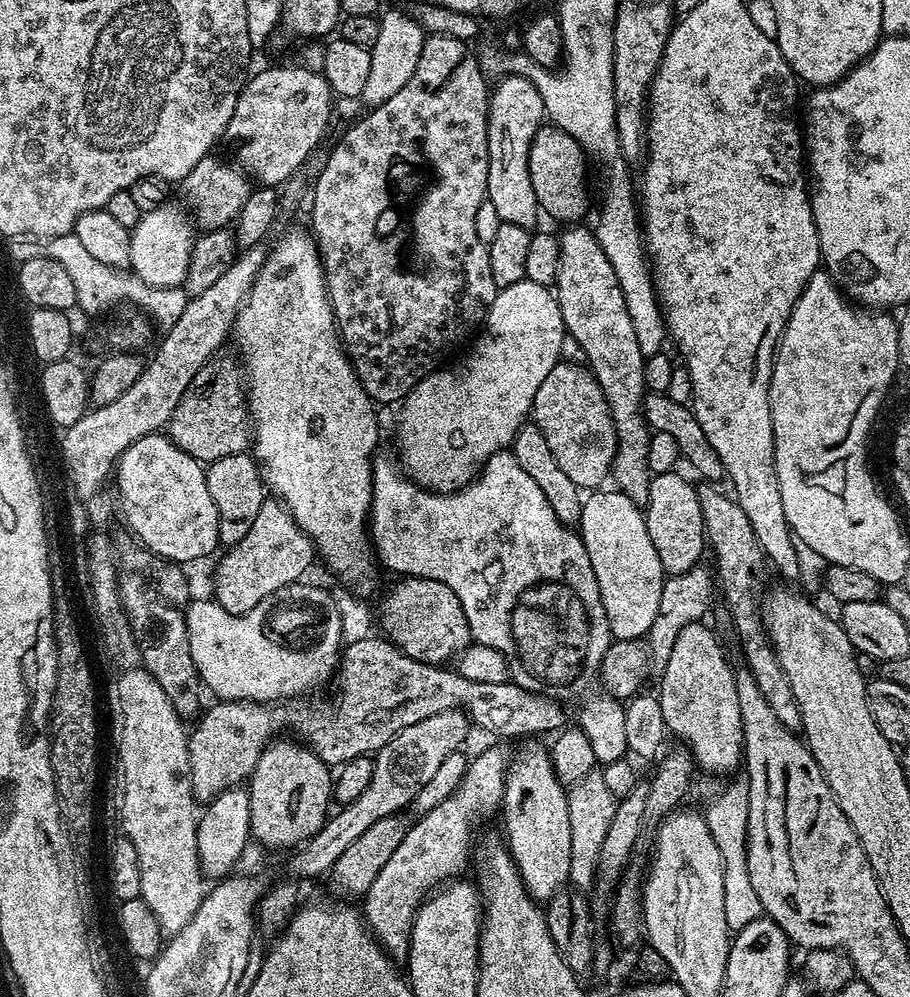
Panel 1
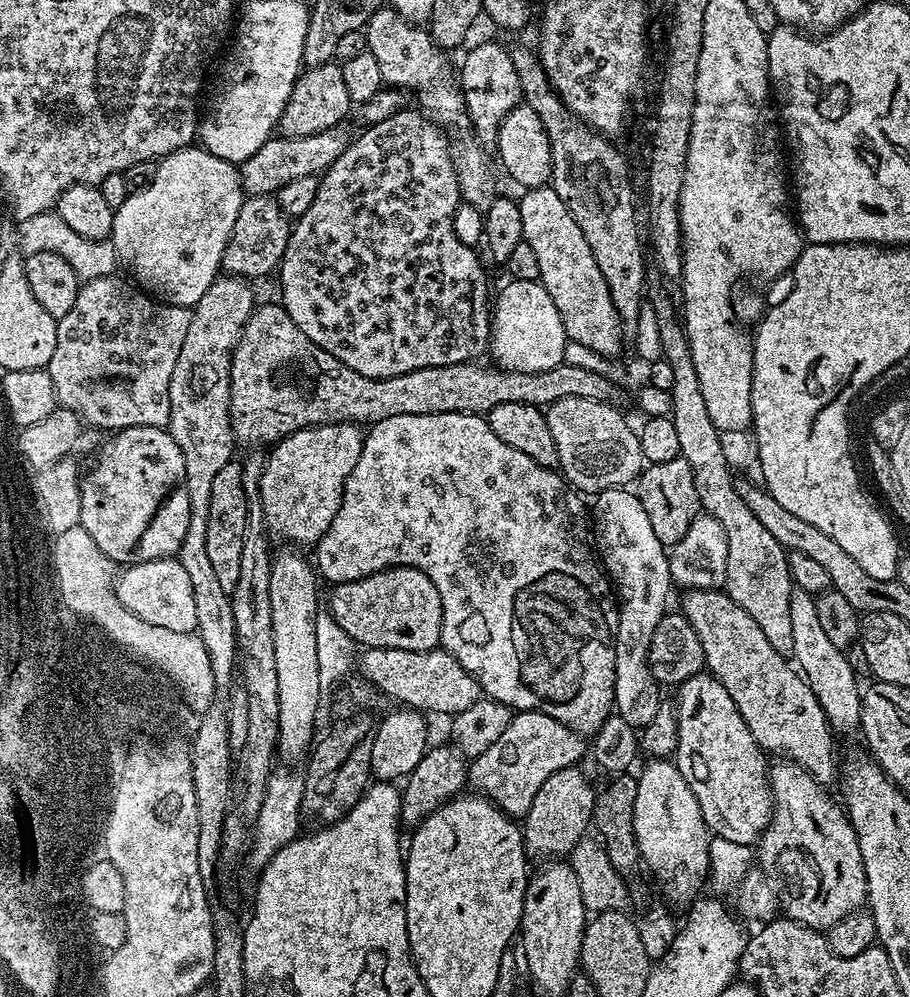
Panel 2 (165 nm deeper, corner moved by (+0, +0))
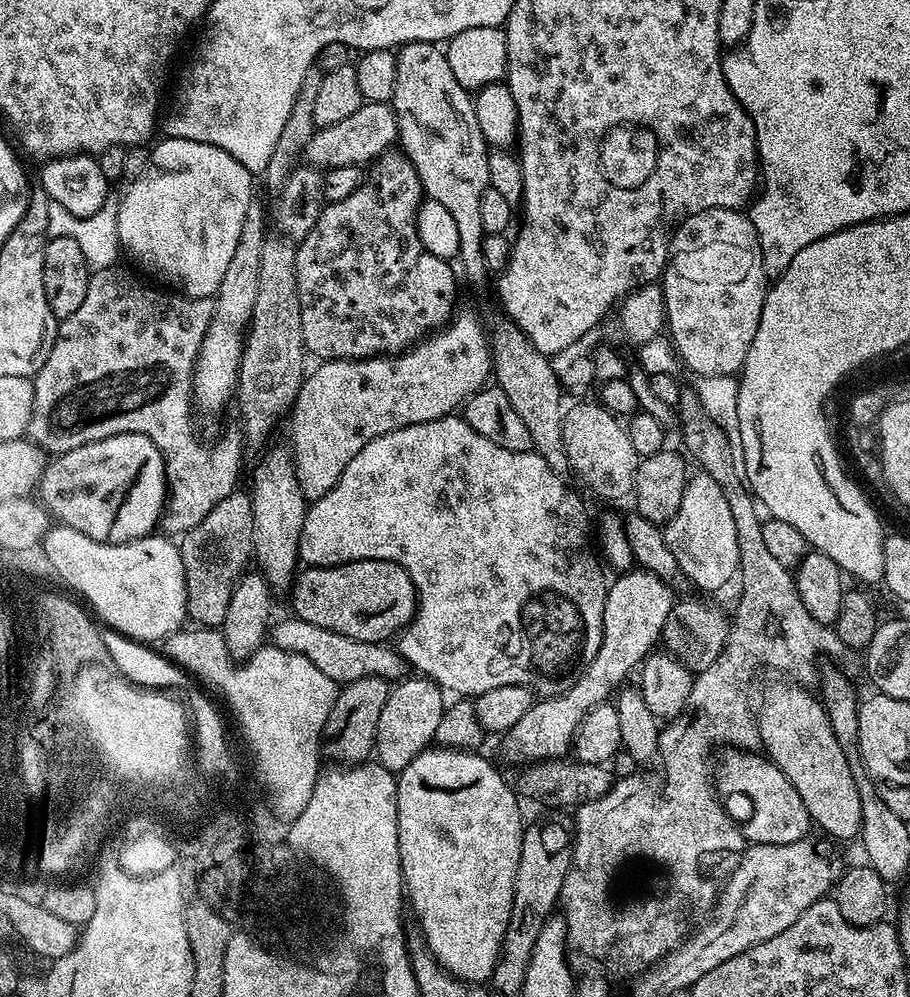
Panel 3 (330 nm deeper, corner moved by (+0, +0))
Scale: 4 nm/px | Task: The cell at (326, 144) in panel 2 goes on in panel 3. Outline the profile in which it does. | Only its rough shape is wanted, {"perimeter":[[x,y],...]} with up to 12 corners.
{"perimeter":[[361,103],[316,128],[303,159],[320,170],[371,165],[397,143],[388,104]]}

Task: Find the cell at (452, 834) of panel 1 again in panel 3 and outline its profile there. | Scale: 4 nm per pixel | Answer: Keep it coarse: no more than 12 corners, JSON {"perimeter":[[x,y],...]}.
{"perimeter":[[639,566],[608,586],[602,646],[563,696],[503,737],[527,766],[567,757],[585,714],[661,643],[673,589]]}

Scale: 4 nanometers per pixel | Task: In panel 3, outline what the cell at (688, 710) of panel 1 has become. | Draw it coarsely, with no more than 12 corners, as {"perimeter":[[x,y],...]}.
{"perimeter":[[752,750],[714,768],[721,797],[752,803],[749,845],[798,843],[813,827],[798,790]]}

